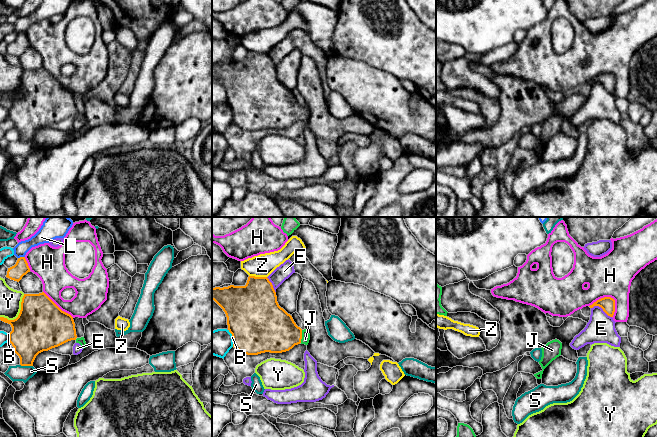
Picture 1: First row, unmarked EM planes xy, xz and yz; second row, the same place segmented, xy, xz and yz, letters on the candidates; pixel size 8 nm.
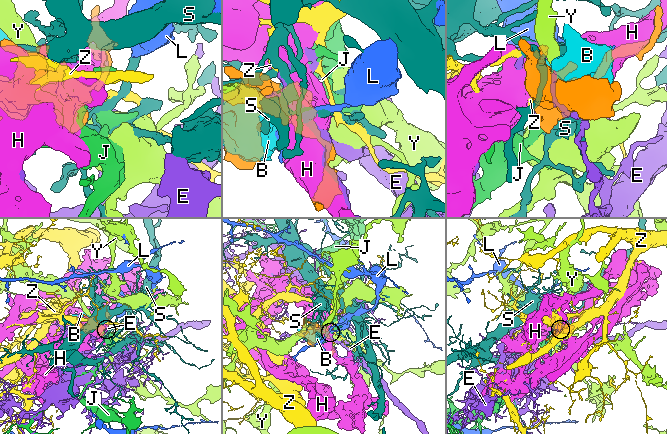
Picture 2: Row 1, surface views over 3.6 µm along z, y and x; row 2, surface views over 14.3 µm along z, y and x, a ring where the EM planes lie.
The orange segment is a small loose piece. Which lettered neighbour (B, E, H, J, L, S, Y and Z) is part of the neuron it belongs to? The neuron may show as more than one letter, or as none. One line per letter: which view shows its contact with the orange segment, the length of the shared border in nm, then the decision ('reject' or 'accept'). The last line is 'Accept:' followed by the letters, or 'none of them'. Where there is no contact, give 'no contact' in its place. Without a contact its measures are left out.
B: xz | 150 nm | reject
E: yz | 190 nm | reject
H: yz | 220 nm | reject
J: xz | 110 nm | accept
L: xy | 60 nm | reject
S: xy | 110 nm | reject
Y: xy | 280 nm | reject
Z: xz | 140 nm | reject
Accept: J

